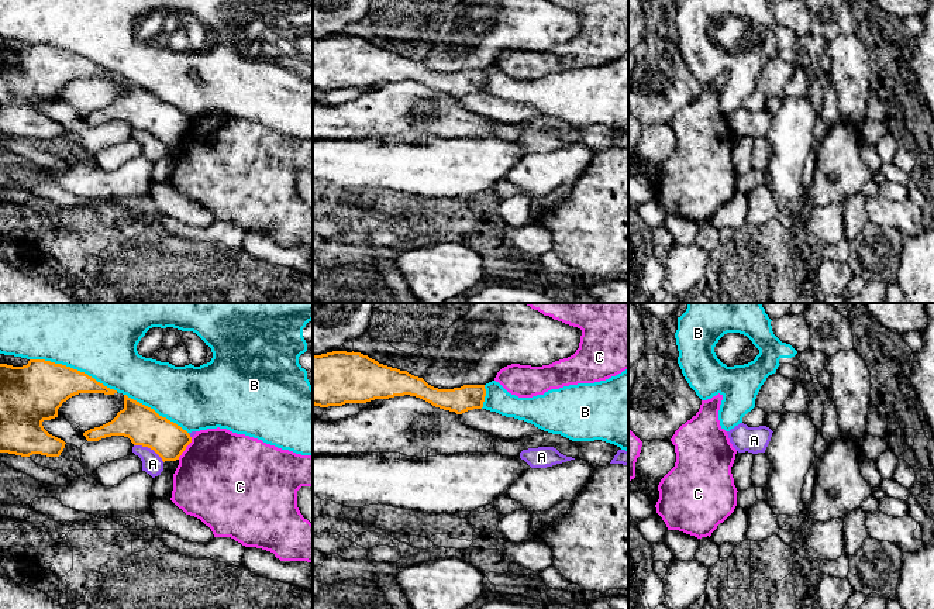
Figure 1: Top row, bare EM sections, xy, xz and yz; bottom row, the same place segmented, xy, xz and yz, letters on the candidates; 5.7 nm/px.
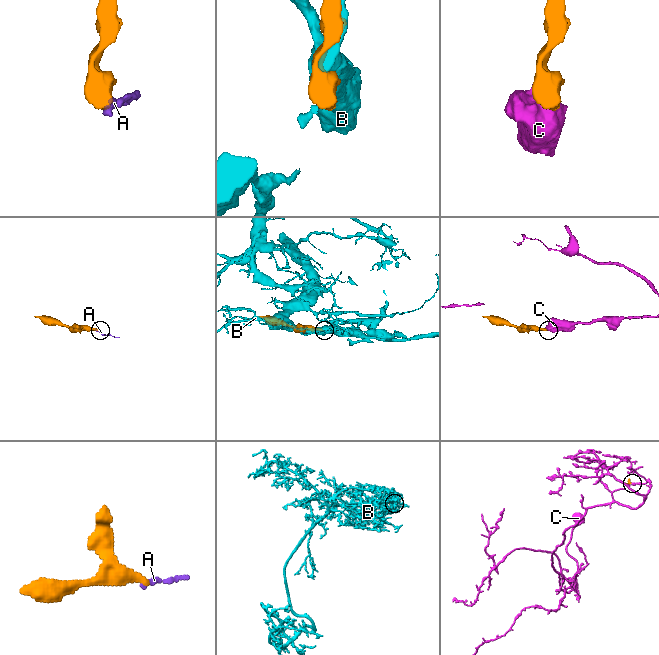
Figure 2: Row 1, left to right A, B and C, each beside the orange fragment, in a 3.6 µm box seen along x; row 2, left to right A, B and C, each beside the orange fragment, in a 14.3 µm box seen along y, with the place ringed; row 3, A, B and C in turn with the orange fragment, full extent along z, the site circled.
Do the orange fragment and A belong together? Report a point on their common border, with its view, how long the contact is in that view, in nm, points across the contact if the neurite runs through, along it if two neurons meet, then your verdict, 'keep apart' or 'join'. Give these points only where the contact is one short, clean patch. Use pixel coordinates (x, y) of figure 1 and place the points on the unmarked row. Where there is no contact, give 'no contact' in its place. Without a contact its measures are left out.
contact xy (150, 131); length 200 nm; border xy (134, 128), (150, 131), (164, 145); keep apart

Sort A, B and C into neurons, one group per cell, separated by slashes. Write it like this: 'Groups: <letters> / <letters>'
Groups: A / B / C

